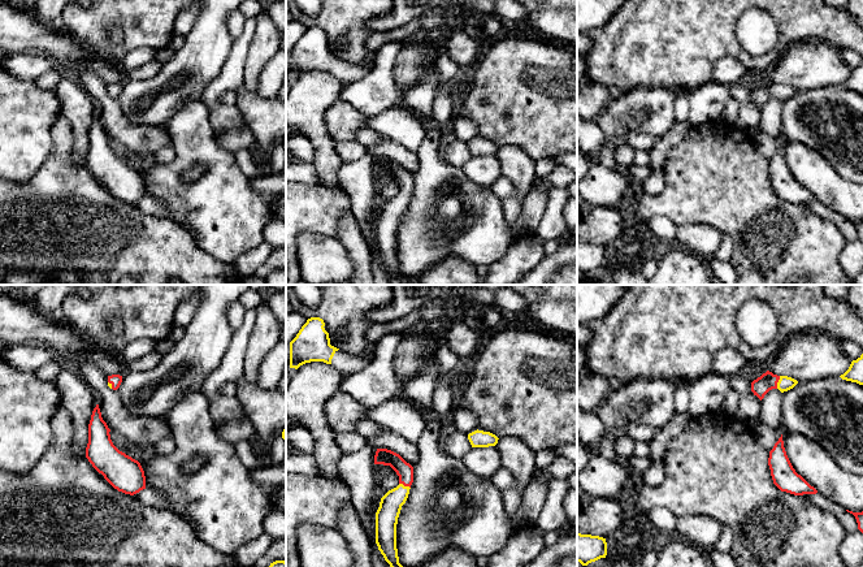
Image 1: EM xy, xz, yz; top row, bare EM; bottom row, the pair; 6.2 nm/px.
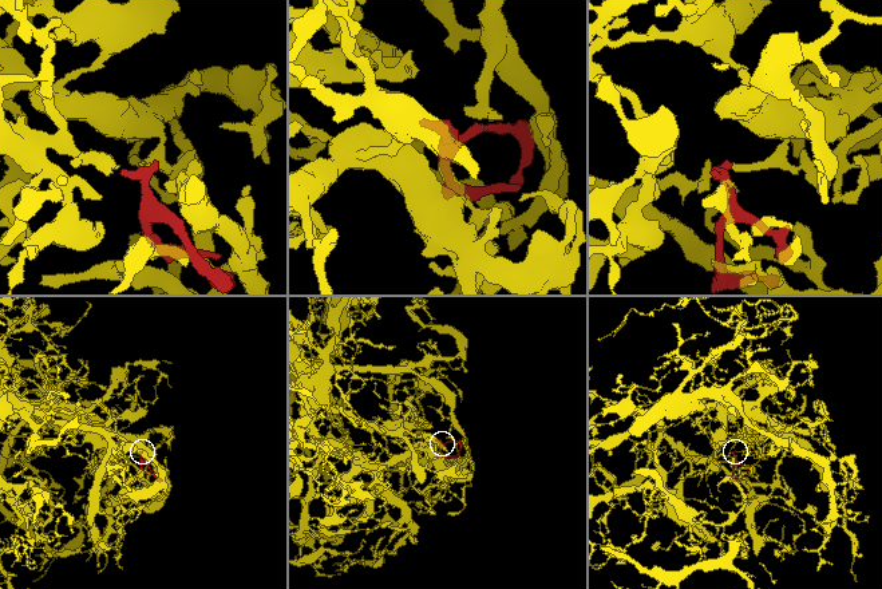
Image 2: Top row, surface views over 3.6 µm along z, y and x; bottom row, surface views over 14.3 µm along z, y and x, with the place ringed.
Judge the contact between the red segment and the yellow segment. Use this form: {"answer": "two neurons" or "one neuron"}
{"answer": "one neuron"}

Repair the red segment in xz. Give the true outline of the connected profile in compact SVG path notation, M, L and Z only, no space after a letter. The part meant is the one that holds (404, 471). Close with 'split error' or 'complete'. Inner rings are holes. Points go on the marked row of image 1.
M377 449L374 464L390 466L399 476L399 485L381 498L376 512L376 544L390 567L403 567L396 549L396 524L413 482L413 467L387 449Z; split error

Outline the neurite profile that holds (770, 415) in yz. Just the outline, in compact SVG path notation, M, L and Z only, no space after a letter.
M772 389L764 395L762 399L760 414L758 416L760 424L780 432L782 421L781 402L782 393L779 389Z

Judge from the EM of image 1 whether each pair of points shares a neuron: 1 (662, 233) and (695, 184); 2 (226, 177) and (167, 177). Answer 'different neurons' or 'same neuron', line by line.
1: different neurons
2: same neuron

